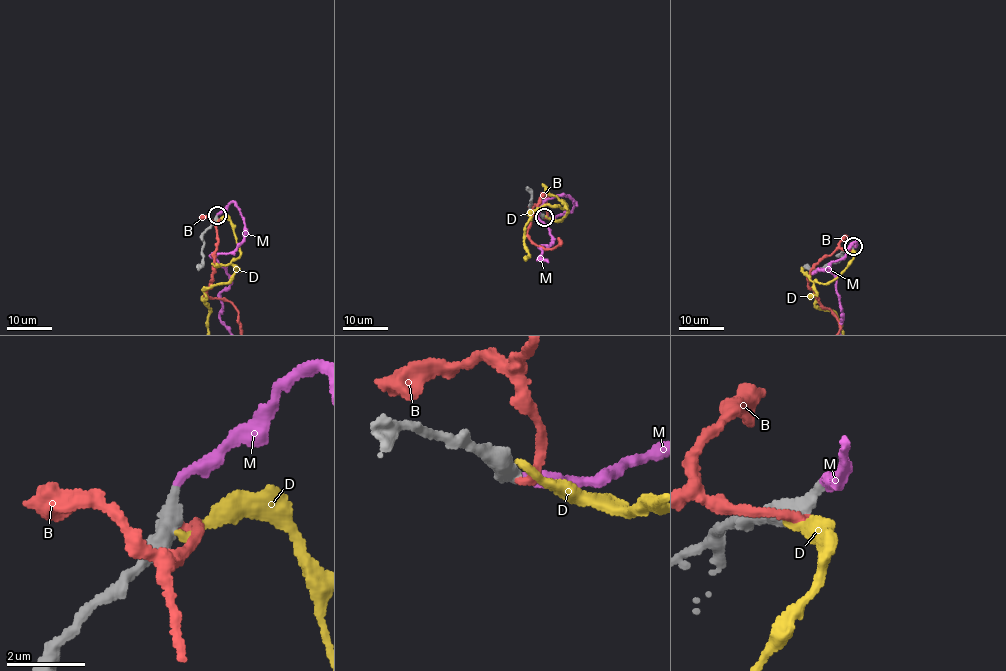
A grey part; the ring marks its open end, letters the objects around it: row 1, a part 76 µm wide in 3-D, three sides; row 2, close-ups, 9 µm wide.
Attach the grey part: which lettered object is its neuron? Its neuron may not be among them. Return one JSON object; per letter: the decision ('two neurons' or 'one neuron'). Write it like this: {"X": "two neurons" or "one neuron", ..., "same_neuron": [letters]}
{"B": "two neurons", "D": "two neurons", "M": "one neuron", "same_neuron": ["M"]}

